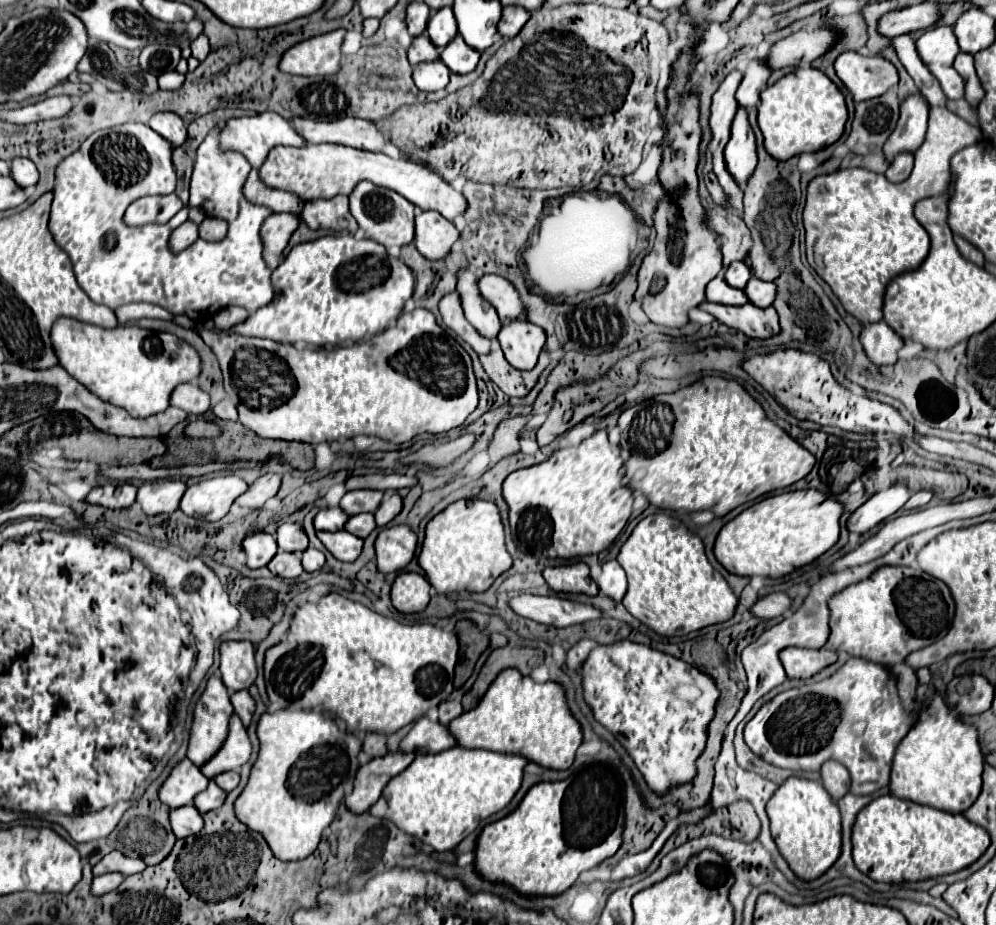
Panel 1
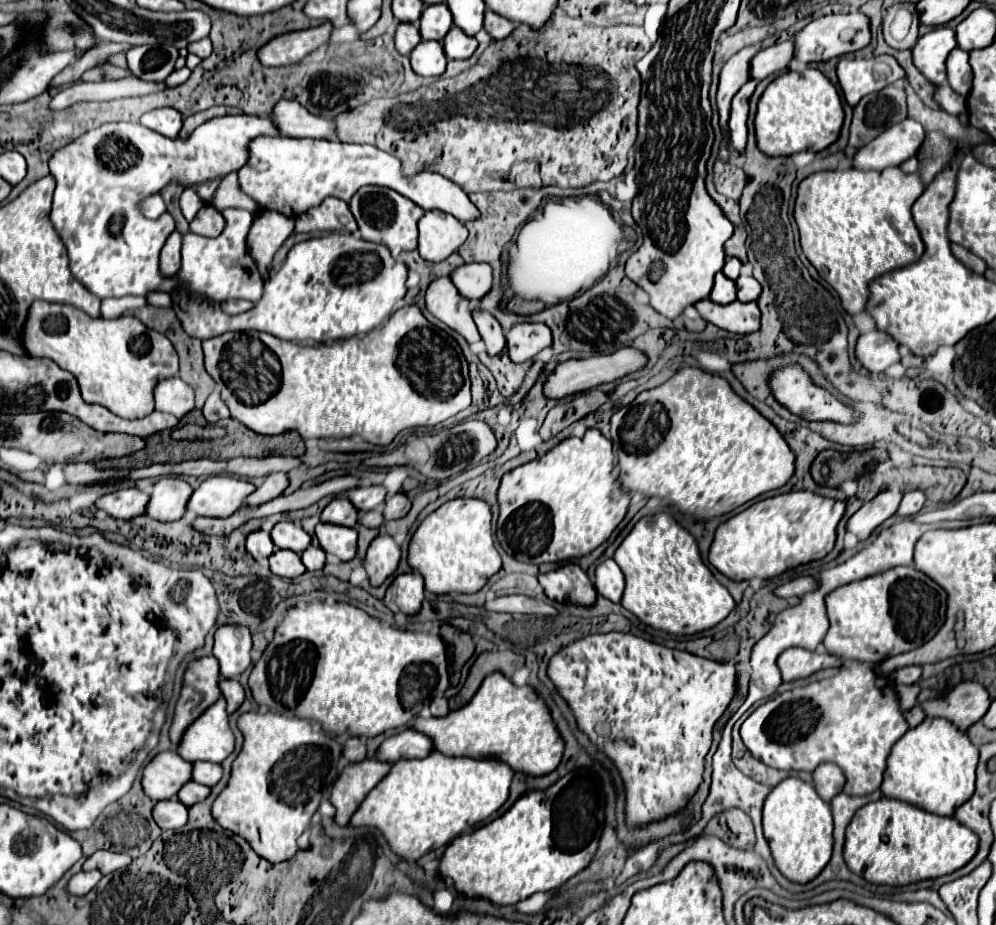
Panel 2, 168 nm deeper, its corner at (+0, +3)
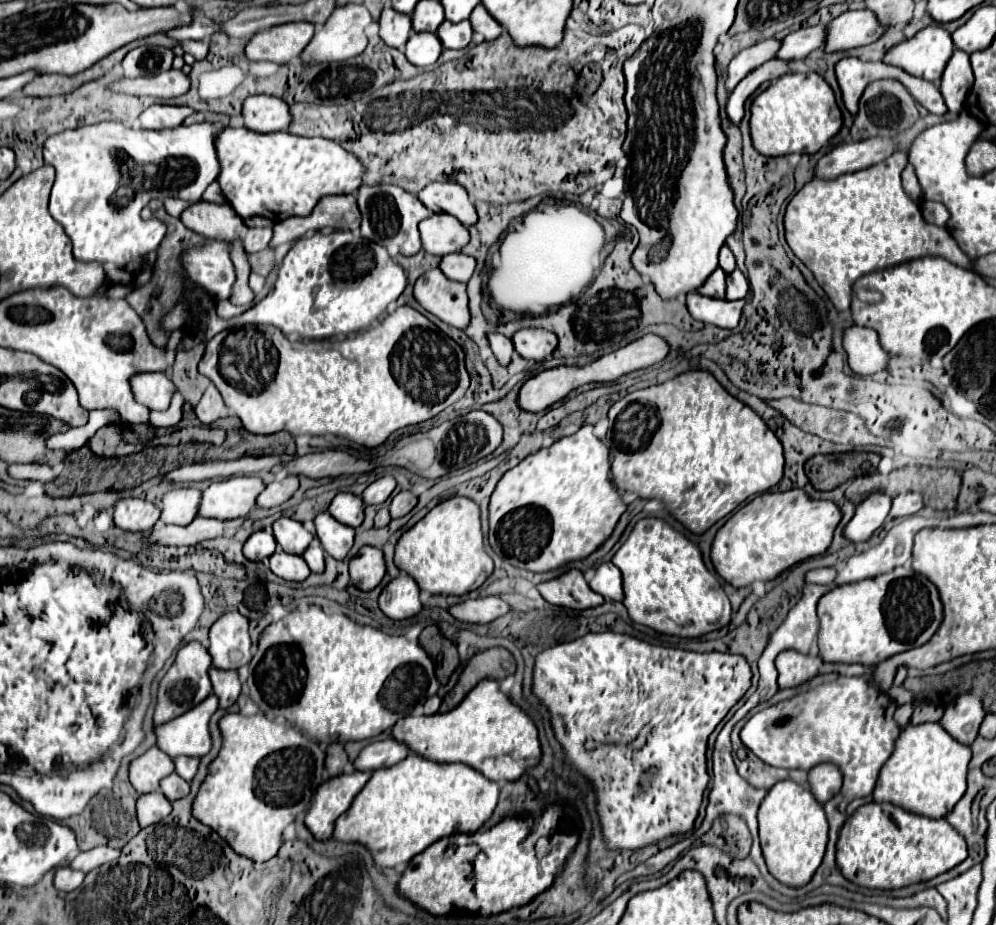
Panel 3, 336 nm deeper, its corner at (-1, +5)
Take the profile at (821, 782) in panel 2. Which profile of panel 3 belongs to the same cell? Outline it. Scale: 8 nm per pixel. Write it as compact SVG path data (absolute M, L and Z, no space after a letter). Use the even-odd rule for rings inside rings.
M819 763L809 769L809 789L821 803L829 801L829 797L839 793L841 779L841 771L833 763Z

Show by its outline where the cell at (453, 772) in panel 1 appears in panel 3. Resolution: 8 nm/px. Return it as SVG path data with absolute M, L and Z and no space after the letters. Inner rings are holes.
M409 753L405 761L371 773L371 781L367 781L365 789L357 793L353 805L349 807L349 813L337 817L333 839L341 843L361 843L369 849L377 867L395 867L399 863L407 863L411 857L415 857L441 837L453 833L475 833L491 817L497 799L499 785L485 779L479 771L461 763L433 763L419 757L417 753Z

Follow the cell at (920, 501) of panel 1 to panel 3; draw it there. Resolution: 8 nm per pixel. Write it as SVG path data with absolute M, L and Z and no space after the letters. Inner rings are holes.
M901 493L893 499L893 507L891 507L891 517L907 517L907 515L915 515L919 509L923 509L923 501L919 493Z

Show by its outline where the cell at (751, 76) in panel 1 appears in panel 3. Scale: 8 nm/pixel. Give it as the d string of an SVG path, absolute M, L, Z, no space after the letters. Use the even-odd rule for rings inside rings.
M815 25L815 27L803 27L793 33L789 33L783 39L783 45L777 53L777 59L787 59L787 61L801 61L805 59L811 51L819 49L825 45L825 25Z

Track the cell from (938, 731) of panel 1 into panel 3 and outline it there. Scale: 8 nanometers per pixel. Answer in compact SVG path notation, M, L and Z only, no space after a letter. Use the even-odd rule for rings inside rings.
M939 723L907 725L901 731L889 761L881 767L873 801L891 803L917 815L941 819L955 807L967 789L965 777L969 759L971 749L955 741Z

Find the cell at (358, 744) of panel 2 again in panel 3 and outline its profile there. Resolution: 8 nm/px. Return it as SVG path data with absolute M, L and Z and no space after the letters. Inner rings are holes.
M333 743L333 745L329 745L327 747L327 757L325 757L325 769L329 771L329 775L331 777L335 777L335 775L341 775L345 769L345 765L349 763L349 759L347 759L347 753L343 751L343 745L339 745L339 743Z

